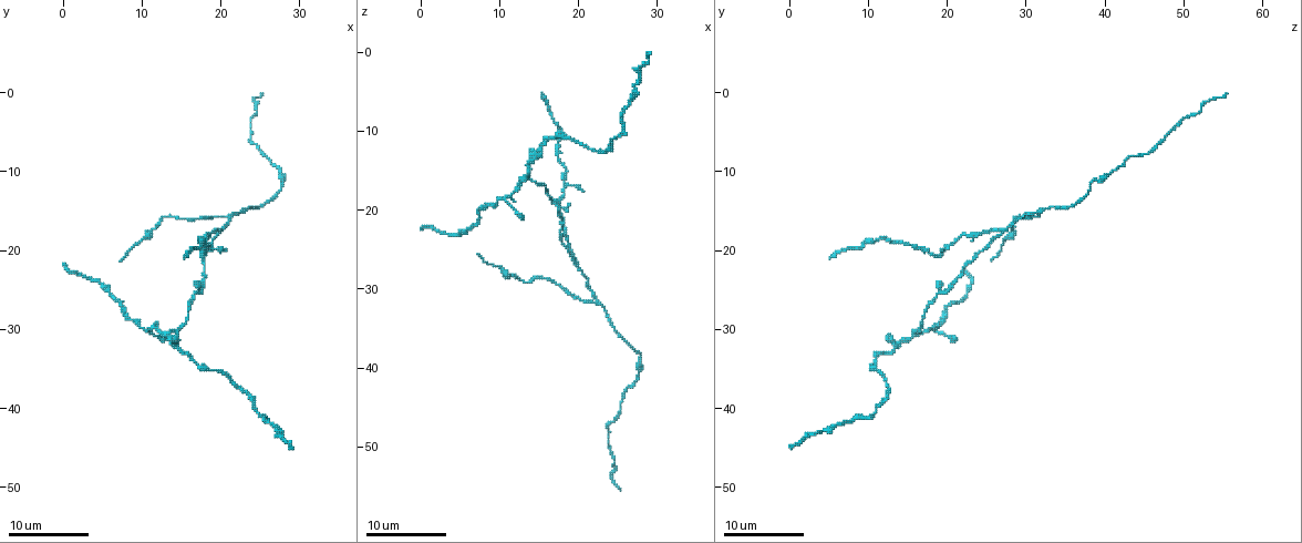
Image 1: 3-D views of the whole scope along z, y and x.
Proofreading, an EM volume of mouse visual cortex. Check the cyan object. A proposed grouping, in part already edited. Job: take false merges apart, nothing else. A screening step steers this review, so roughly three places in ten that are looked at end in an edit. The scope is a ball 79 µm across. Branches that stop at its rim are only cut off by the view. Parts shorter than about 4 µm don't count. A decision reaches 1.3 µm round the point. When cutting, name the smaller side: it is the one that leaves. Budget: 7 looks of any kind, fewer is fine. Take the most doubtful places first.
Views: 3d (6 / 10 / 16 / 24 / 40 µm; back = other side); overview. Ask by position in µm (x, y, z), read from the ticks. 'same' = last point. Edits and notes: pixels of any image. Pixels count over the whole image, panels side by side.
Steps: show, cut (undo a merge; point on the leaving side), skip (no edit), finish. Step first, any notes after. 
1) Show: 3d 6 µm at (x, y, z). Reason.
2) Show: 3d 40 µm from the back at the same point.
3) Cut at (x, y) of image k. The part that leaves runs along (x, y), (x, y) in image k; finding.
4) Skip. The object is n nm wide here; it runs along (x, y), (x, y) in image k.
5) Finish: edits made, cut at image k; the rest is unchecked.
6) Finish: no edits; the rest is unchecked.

Show: 3d 6 µm at (20.0, 17.5, 27.0). Three-way junction.

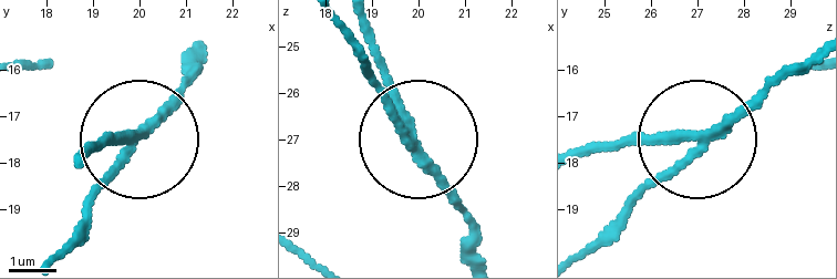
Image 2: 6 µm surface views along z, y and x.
Show: 3d 6 µm from the back at (19.85, 17.45, 26.80).

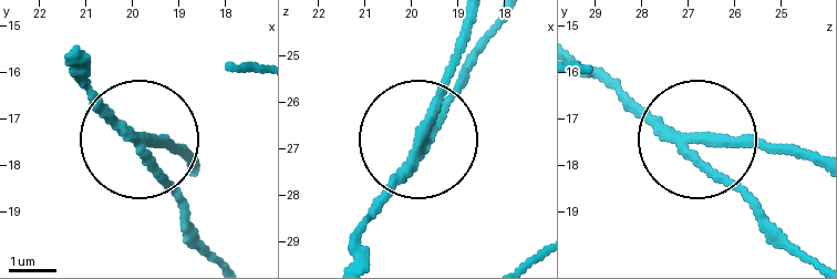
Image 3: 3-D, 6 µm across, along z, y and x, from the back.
Cut at (427, 127) of image 3. The part that leaves runs along (393, 175), (464, 23) in image 3; two cells meet here.

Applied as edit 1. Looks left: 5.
Show: 3d 10 µm at (13.5, 31.0, 16.0). Two arms in line, one across.

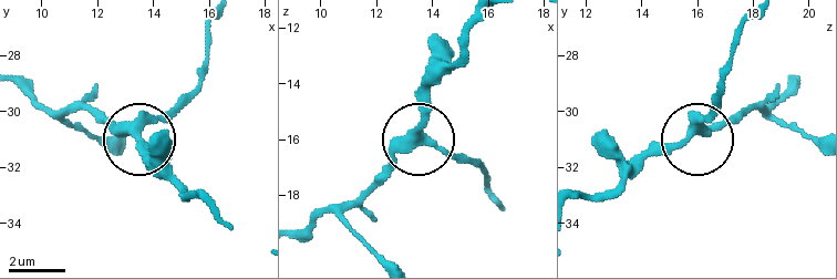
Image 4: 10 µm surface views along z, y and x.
Skip. The side arm is 20 µm long; 3 arms meet here; all the same cell.

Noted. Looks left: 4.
Show: 3d 16 µm at (17.5, 25.0, 19.0). Three arms meet.

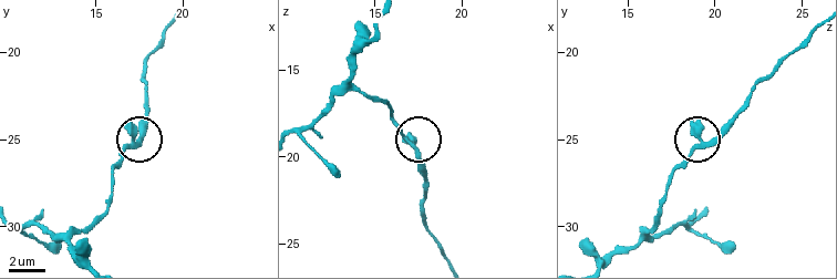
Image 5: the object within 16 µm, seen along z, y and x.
Skip. The object is 270 nm wide here; it runs along (762, 82), (719, 134), (710, 140), (698, 137), (671, 173) in image 5; all the same cell.

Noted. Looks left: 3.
Finish: edits made, cut at image 3; the rest is unchecked.

